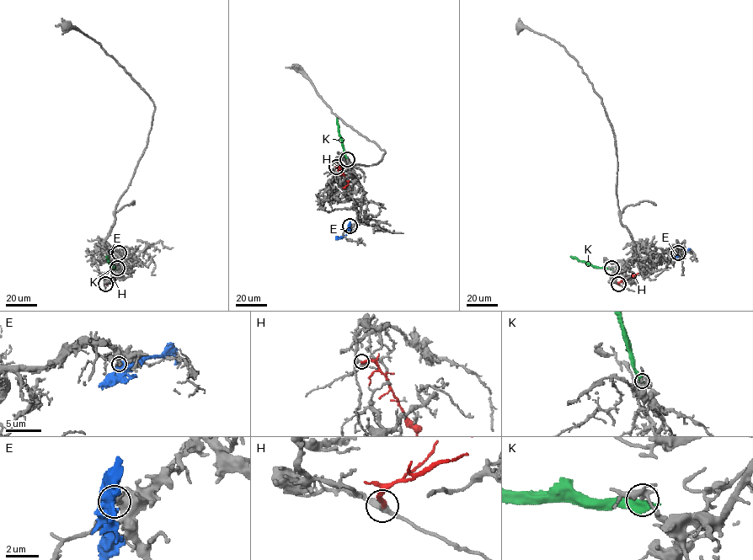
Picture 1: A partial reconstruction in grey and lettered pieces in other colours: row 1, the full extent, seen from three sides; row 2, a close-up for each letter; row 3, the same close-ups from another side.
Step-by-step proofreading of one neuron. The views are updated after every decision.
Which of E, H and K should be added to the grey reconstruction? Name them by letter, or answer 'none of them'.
none of them

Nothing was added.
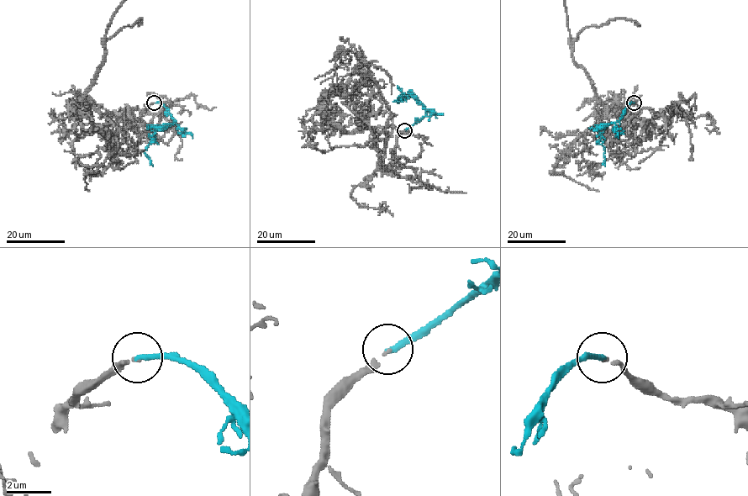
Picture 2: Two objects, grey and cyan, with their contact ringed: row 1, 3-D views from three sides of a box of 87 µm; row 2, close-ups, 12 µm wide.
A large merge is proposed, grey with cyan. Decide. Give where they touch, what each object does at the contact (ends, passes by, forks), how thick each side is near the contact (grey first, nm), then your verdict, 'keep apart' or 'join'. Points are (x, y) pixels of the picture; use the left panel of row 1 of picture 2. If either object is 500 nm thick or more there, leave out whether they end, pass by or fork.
(154, 102) | grey ends | cyan ends | 150/260 nm | join

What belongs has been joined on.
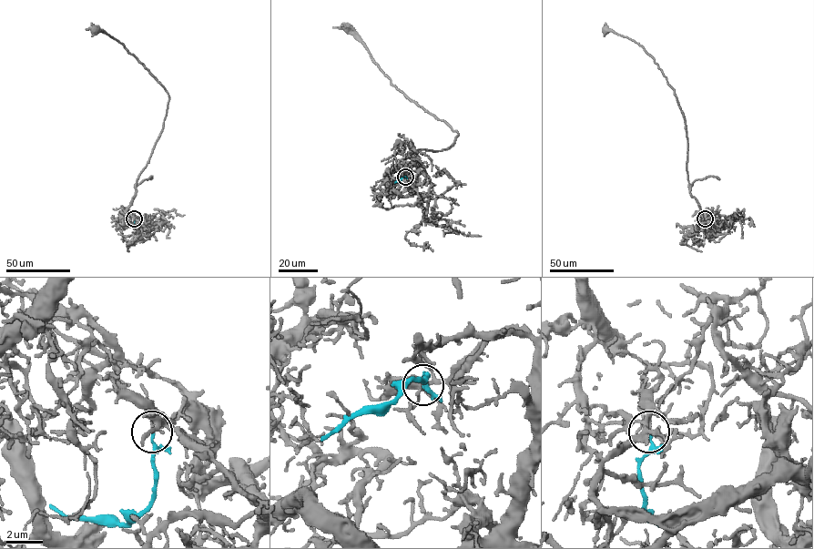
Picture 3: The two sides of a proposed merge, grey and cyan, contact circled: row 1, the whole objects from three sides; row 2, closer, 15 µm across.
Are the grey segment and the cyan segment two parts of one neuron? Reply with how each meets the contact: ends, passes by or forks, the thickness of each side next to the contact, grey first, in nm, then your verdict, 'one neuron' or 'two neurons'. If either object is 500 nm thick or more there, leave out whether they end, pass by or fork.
grey passes by; cyan passes by; calibres 140 and 130 nm; one neuron

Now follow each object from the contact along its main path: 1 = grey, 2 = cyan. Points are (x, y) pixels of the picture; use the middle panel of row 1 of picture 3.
1: (405, 177), (417, 172), (414, 190), (388, 189), (410, 151), (447, 148), (457, 133), (391, 83), (346, 27)
2: (405, 177), (394, 182)

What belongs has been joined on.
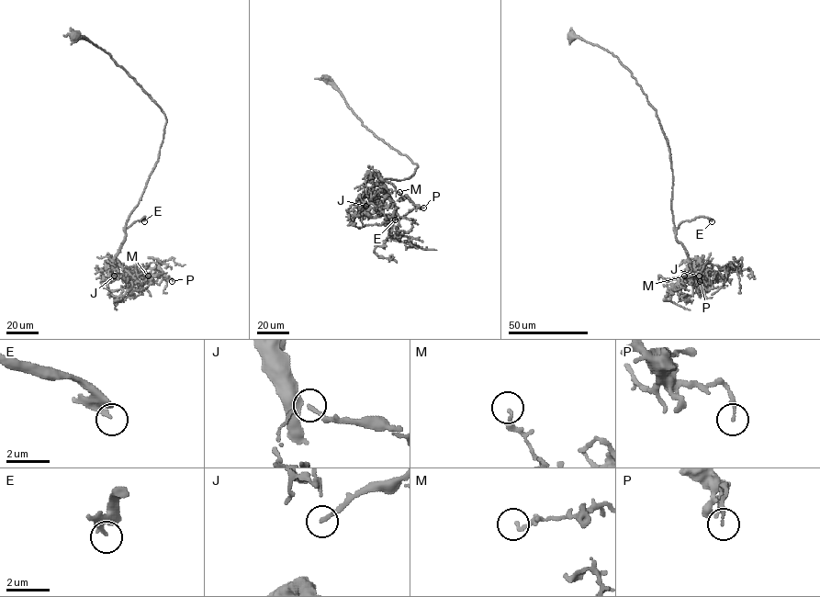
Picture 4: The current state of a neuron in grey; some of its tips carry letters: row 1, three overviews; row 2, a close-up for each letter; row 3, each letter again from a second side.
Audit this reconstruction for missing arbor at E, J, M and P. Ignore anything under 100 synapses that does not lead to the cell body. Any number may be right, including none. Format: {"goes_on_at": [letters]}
{"goes_on_at": ["E"]}

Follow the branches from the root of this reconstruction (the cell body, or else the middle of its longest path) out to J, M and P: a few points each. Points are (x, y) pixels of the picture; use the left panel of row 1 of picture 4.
J: (74, 36), (106, 52), (166, 118), (158, 161), (108, 263), (116, 278), (130, 274), (131, 285), (114, 275)
M: (74, 36), (106, 52), (166, 118), (158, 161), (107, 265), (116, 278), (151, 262), (163, 272), (148, 275)
P: (74, 36), (106, 52), (165, 116), (158, 161), (107, 267), (117, 278), (154, 262), (172, 281)

